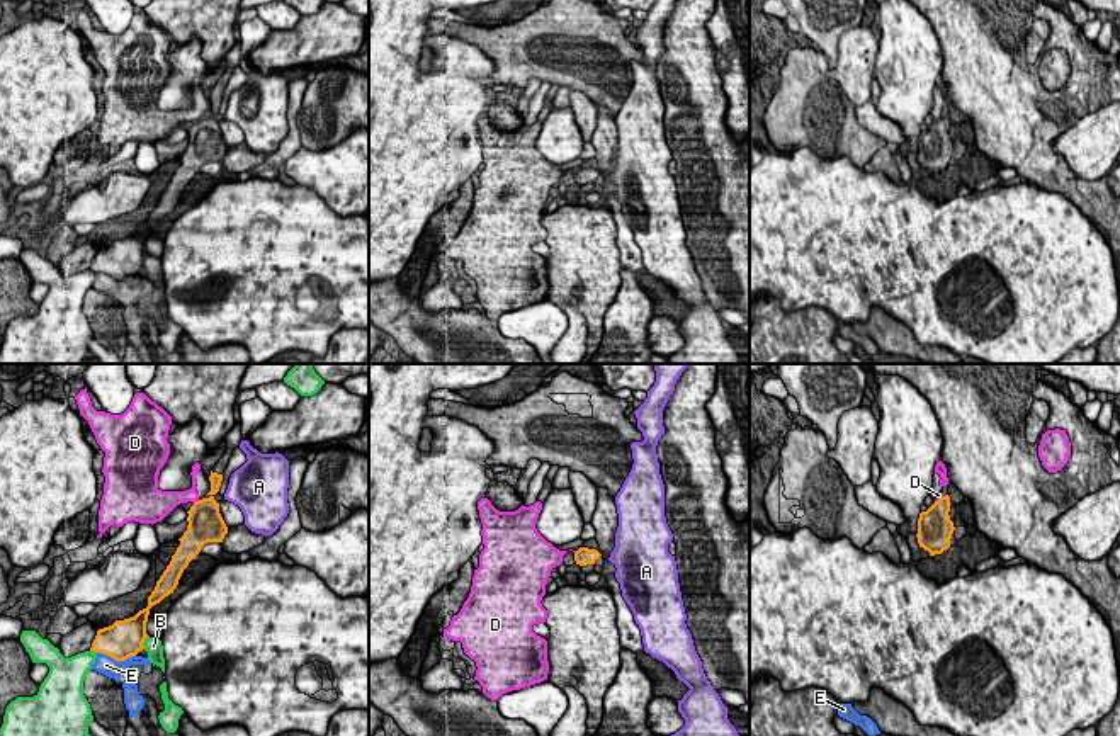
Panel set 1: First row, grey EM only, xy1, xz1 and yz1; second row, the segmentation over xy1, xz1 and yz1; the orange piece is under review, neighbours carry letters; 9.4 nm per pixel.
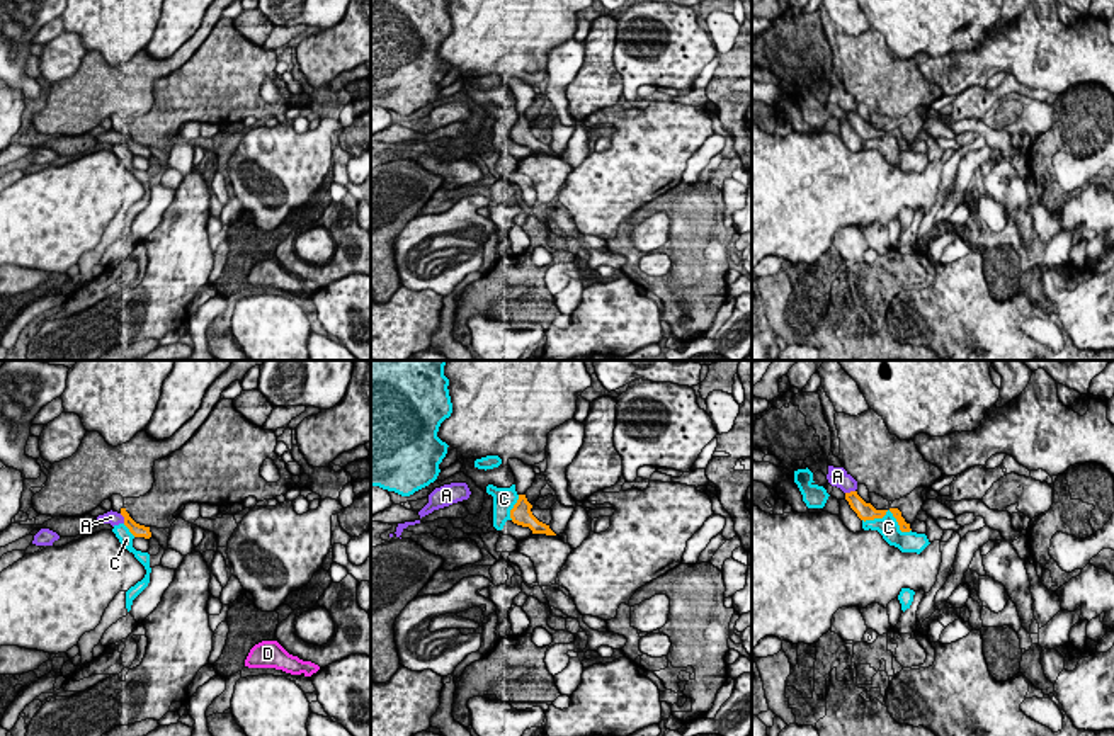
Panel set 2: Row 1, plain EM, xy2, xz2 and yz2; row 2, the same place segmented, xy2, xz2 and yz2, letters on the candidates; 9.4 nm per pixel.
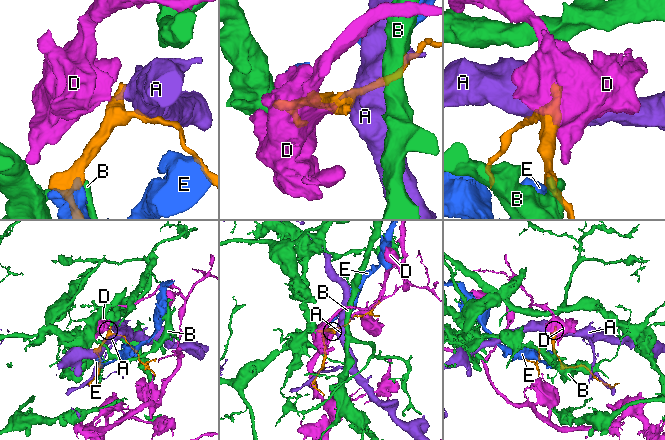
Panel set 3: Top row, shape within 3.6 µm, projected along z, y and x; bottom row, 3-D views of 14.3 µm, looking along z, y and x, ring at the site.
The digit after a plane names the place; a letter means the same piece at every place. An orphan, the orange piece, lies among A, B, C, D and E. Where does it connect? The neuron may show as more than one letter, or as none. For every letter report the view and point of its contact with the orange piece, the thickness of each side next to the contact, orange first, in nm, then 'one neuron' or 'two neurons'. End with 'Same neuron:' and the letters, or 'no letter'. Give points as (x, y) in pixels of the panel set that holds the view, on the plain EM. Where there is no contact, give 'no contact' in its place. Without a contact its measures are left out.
A: meets orange in xy2 at (125, 138); 130 nm thick on the orange side, 130 nm on the other; two neurons
B: meets orange in xy1 at (143, 260); 360 nm thick on the orange side, 160 nm on the other; two neurons
C: meets orange in yz2 at (890, 130); 100 nm thick on the orange side, 200 nm on the other; two neurons
D: meets orange in xy1 at (196, 121); 320 nm thick on the orange side, 160 nm on the other; two neurons
E: meets orange in xy1 at (116, 279); 360 nm thick on the orange side, 190 nm on the other; two neurons
Same neuron: no letter

